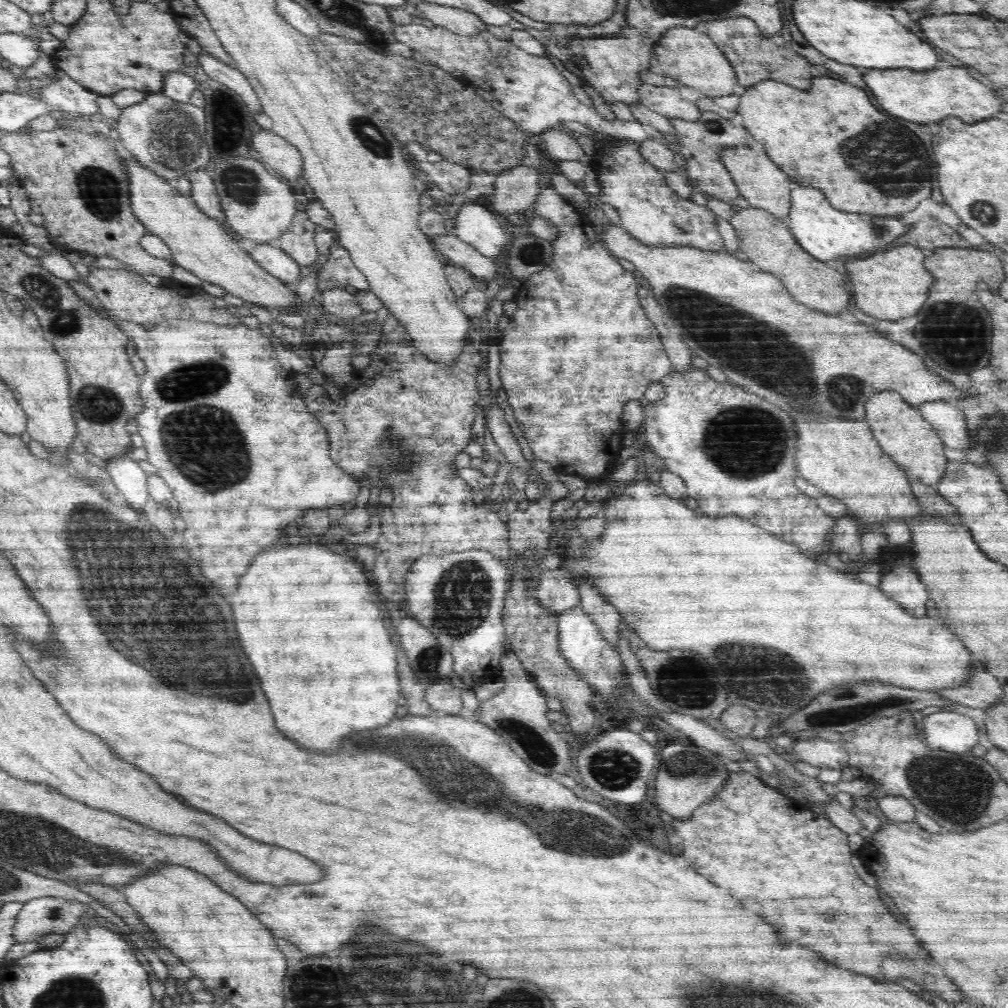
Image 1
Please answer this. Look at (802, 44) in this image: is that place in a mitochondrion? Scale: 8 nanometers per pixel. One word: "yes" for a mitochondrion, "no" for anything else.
no

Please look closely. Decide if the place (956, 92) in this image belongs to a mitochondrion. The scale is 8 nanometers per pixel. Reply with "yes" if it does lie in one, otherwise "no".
no

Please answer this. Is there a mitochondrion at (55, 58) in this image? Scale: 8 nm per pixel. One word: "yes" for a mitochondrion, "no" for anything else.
no

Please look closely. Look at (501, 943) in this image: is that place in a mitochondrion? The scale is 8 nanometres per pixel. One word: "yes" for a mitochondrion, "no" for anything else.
no

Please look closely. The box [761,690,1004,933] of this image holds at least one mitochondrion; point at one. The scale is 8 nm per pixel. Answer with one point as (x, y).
(958, 791)

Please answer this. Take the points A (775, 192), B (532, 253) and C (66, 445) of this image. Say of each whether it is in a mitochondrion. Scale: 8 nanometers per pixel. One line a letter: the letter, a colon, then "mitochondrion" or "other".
A: other
B: mitochondrion
C: other

